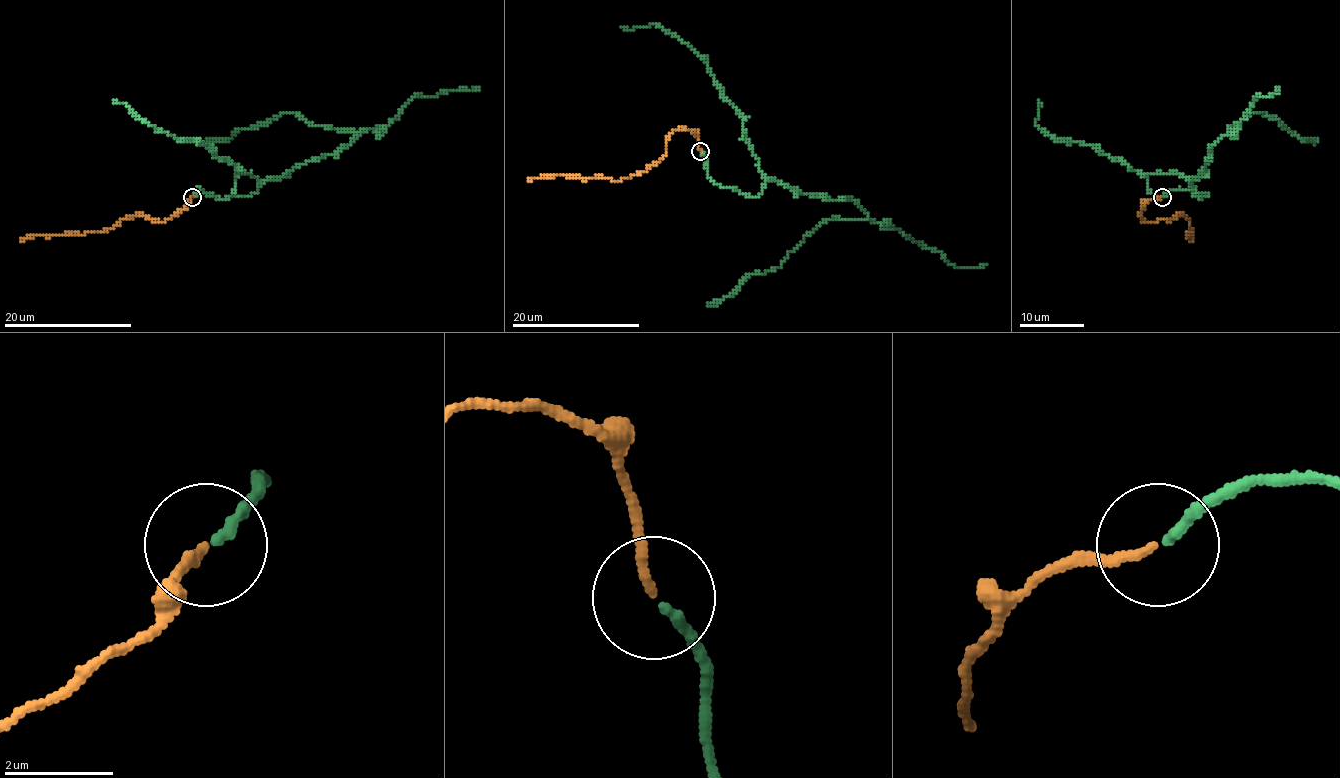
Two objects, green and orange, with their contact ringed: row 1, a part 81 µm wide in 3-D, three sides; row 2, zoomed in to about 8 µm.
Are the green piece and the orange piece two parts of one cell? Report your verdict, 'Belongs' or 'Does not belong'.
Belongs

